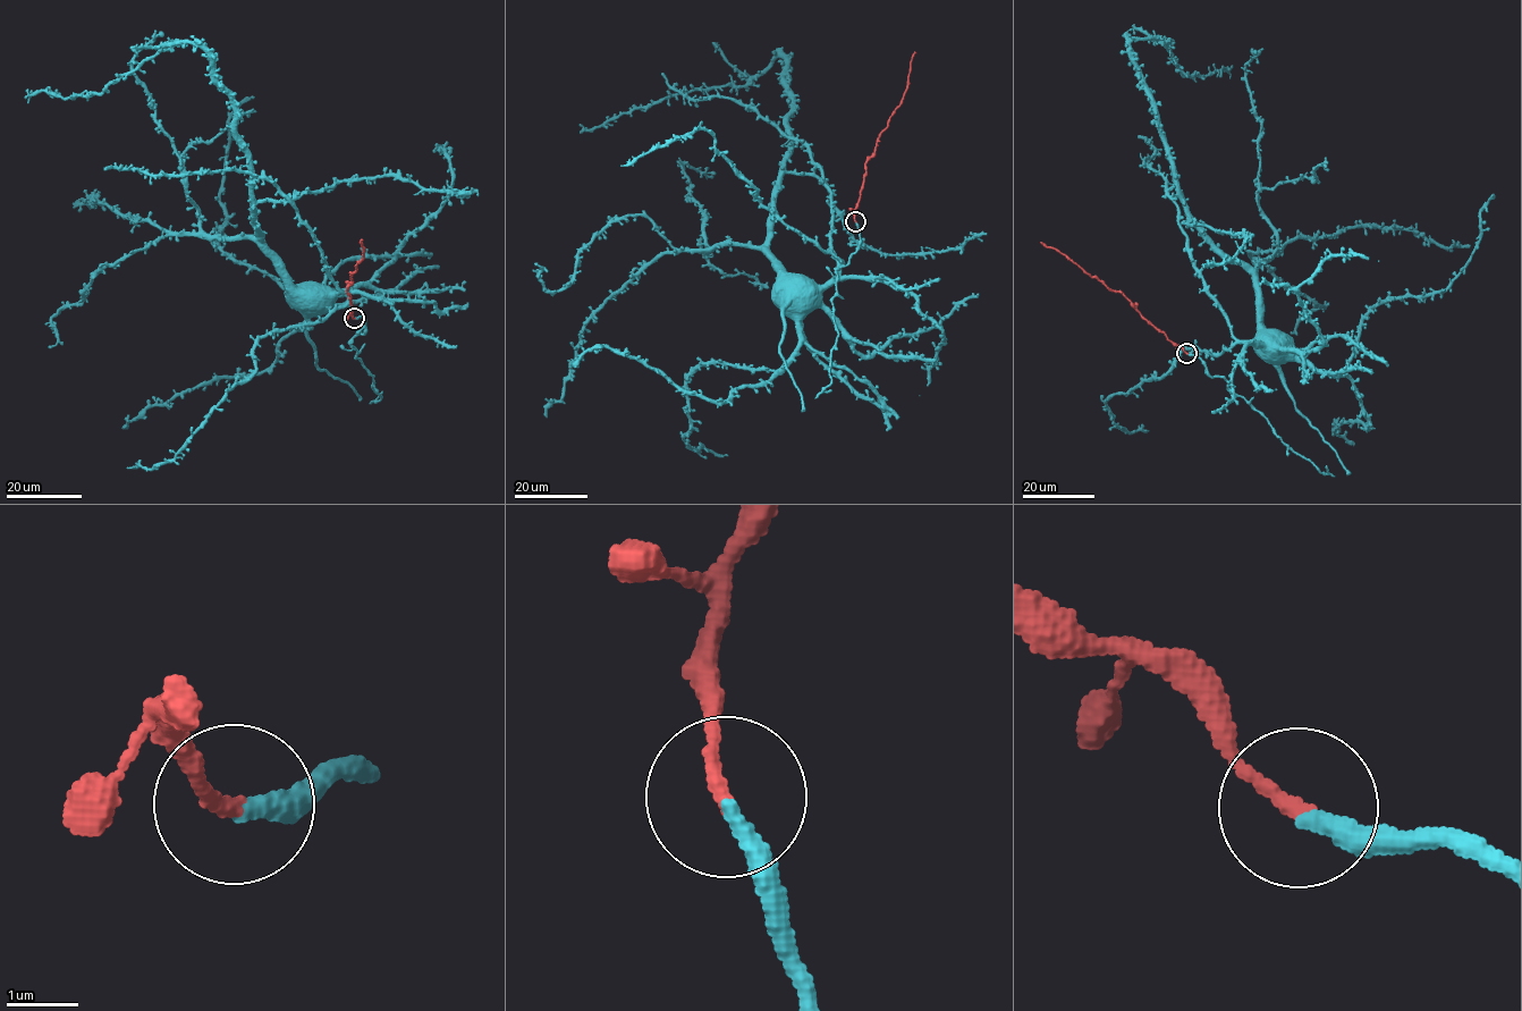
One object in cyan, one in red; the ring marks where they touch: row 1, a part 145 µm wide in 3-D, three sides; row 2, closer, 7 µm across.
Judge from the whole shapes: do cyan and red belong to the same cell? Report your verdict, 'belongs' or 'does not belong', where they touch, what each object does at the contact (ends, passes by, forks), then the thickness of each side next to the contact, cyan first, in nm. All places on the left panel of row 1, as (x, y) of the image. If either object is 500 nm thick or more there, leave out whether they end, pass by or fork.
belongs; place (354, 318); cyan ends; red ends; calibres 240 and 200 nm

